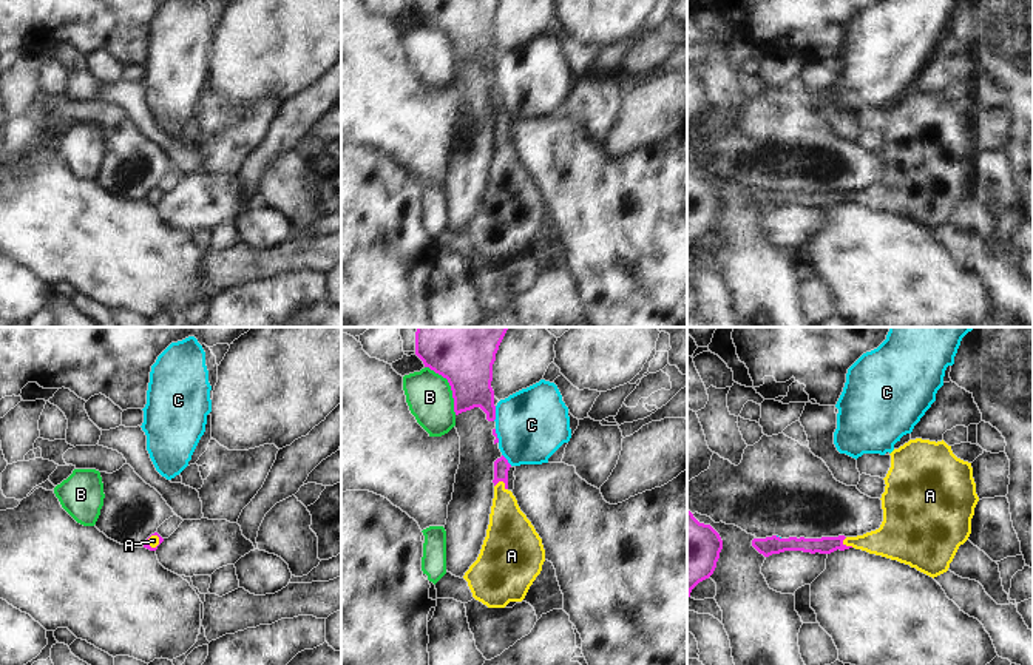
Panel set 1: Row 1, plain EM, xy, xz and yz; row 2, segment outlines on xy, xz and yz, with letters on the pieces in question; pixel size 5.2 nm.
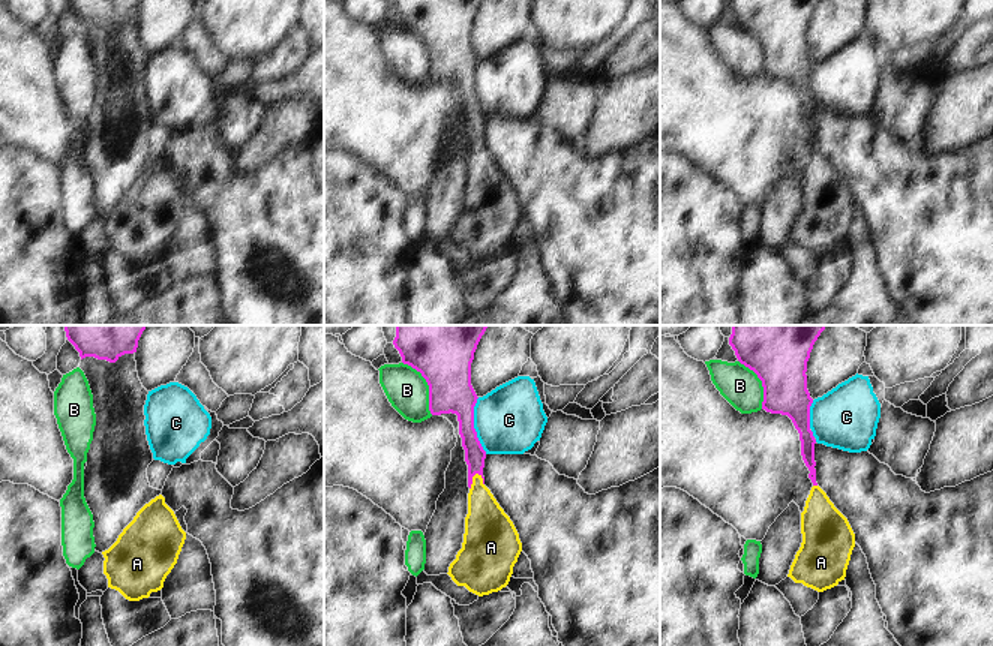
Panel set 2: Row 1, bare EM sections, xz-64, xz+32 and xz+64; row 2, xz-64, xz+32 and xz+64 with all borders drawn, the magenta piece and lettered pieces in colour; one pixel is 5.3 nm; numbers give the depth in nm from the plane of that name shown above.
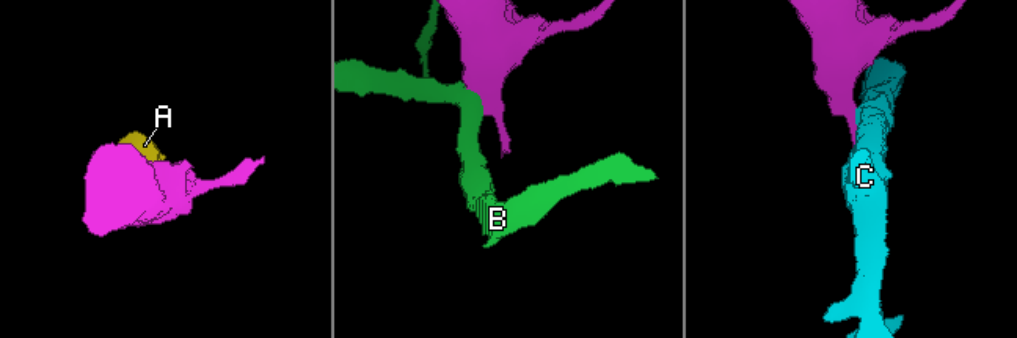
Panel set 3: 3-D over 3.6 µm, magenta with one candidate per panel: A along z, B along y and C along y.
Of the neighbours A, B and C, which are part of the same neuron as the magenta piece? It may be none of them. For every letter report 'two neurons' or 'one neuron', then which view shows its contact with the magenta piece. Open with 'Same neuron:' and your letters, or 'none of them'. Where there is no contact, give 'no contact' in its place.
Same neuron: A
A: one neuron; meets magenta in xz
B: two neurons; meets magenta in xz
C: two neurons; meets magenta in xz

